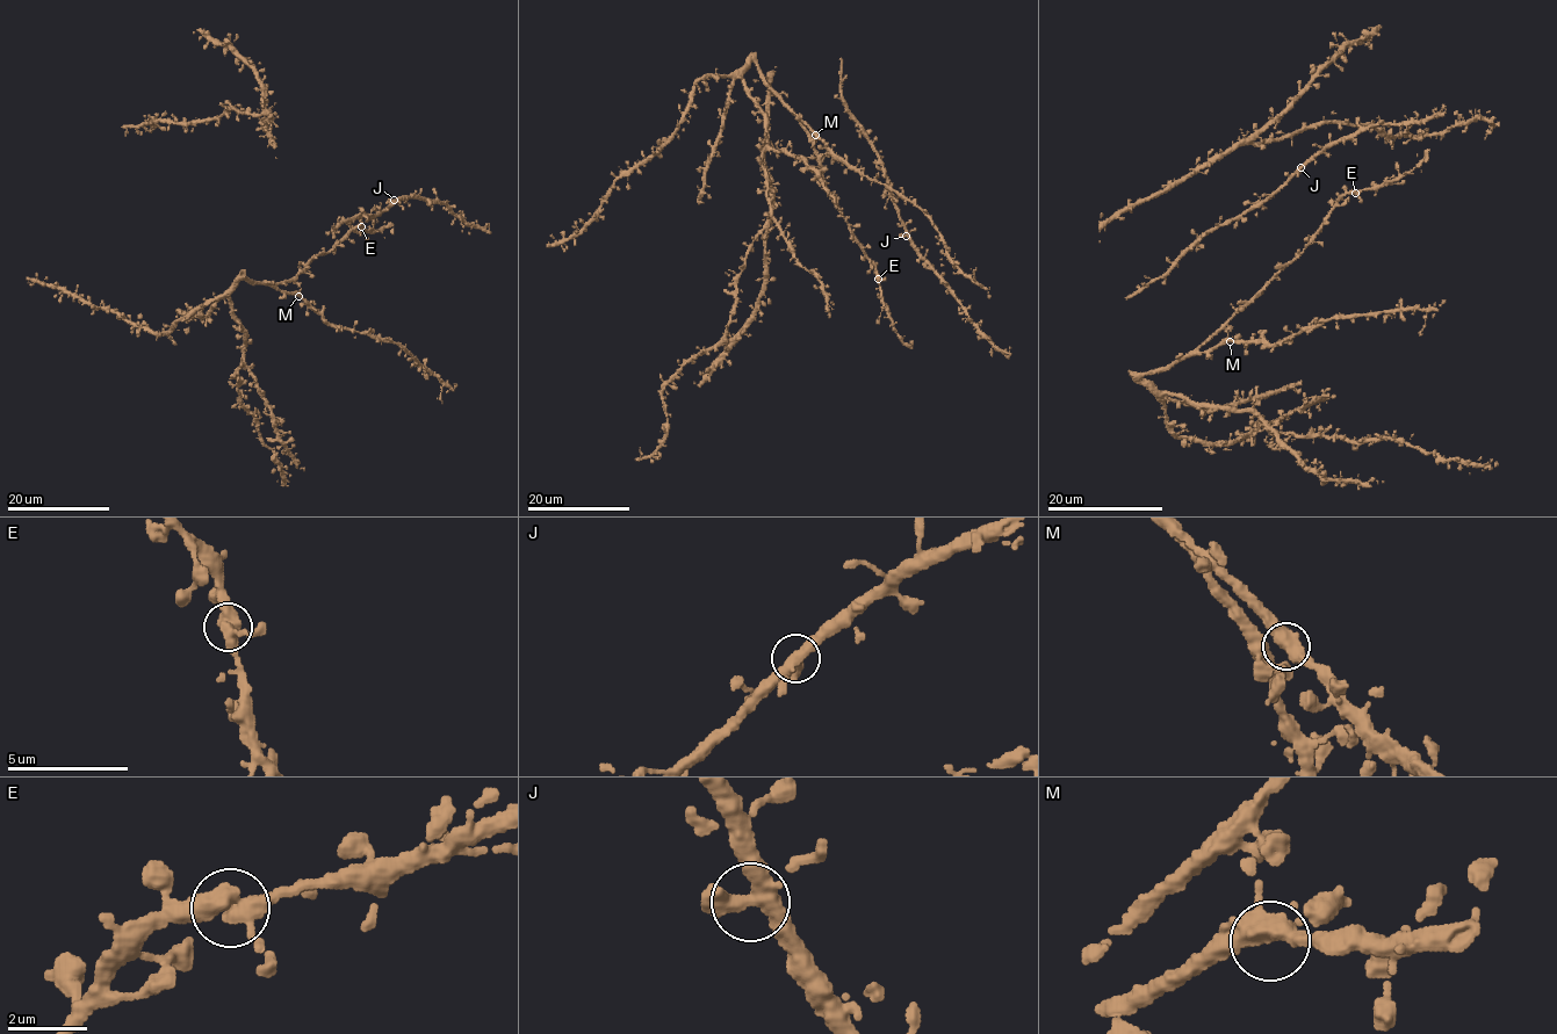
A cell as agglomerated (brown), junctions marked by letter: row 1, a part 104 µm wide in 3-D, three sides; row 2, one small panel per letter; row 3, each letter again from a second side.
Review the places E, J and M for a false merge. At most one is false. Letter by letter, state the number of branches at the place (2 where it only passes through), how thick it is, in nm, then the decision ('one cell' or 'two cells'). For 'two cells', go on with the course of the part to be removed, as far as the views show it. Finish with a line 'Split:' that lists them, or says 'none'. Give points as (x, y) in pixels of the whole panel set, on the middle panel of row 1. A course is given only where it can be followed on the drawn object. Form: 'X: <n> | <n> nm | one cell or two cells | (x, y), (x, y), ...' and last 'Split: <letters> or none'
E: 3 | 400 nm | one cell
J: 3 | 380 nm | one cell
M: 3 | 400 nm | one cell
Split: none

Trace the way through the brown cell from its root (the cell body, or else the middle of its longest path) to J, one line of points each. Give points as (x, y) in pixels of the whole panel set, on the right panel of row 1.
J: (1287, 180), (1300, 167)

